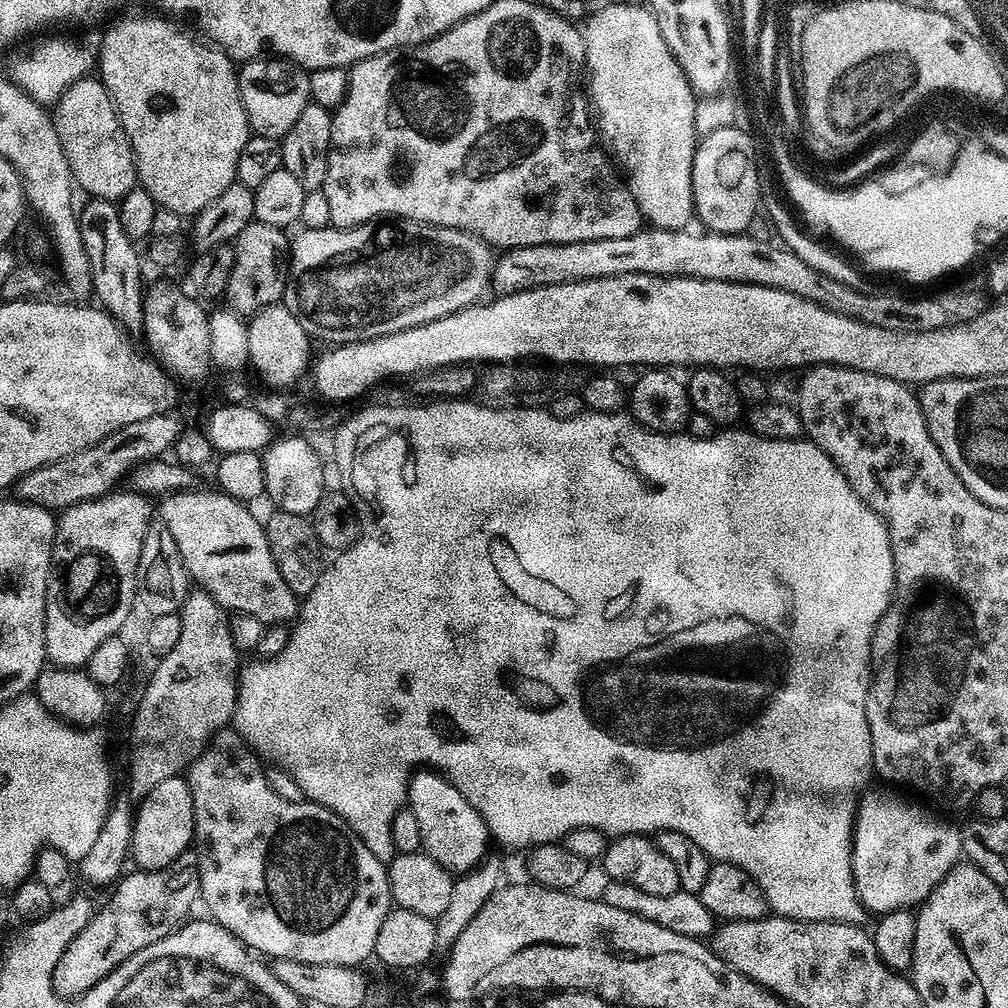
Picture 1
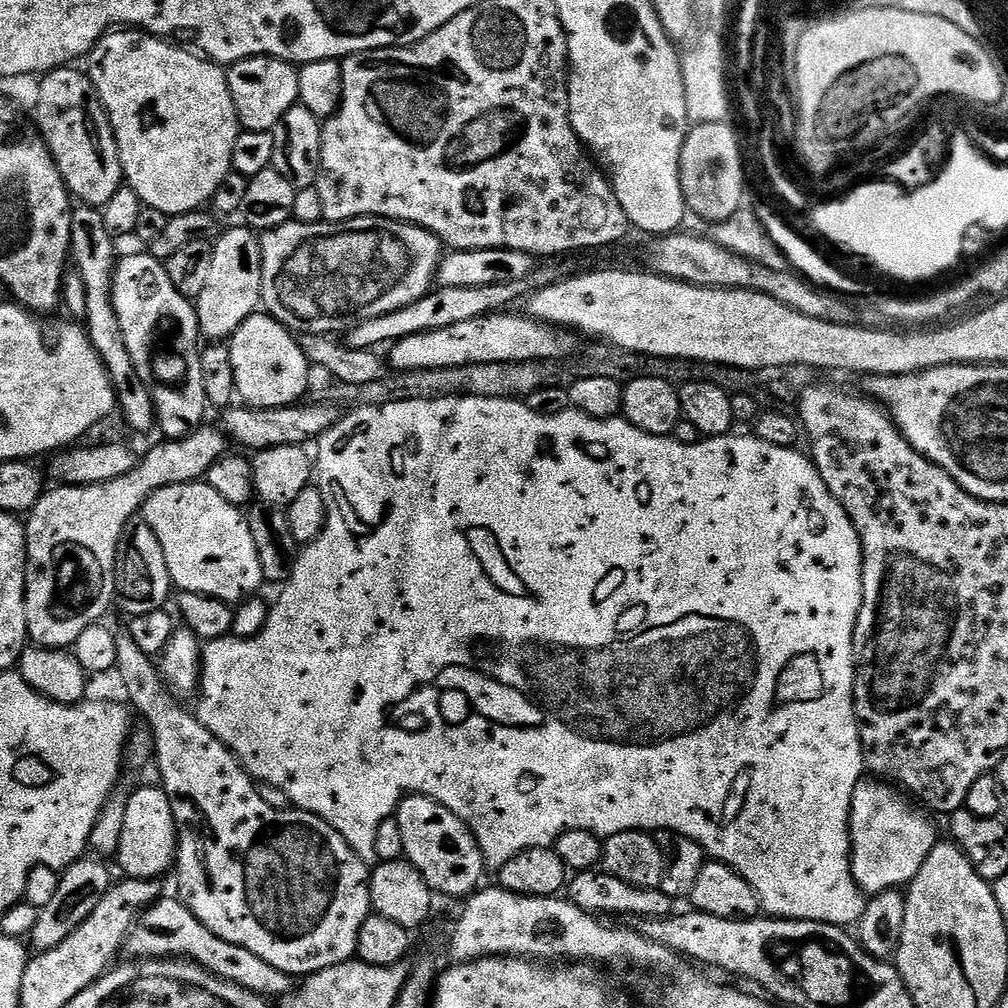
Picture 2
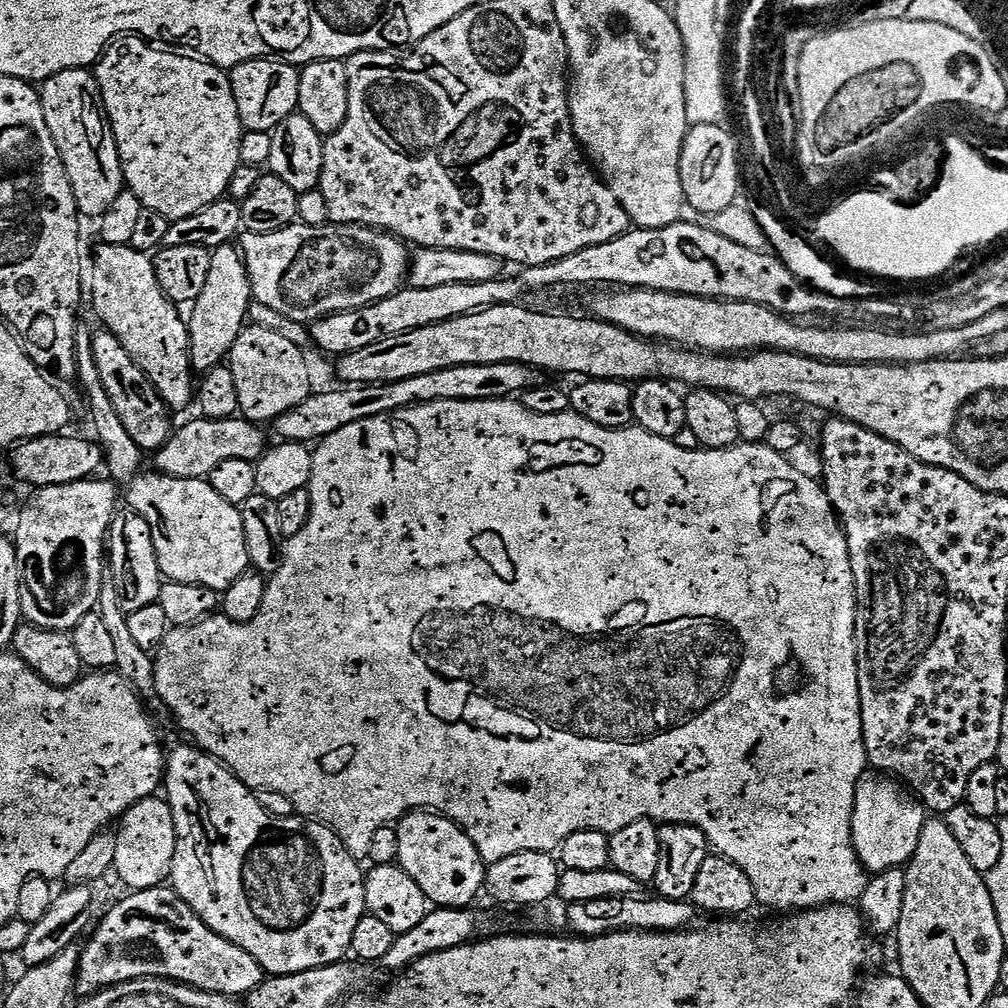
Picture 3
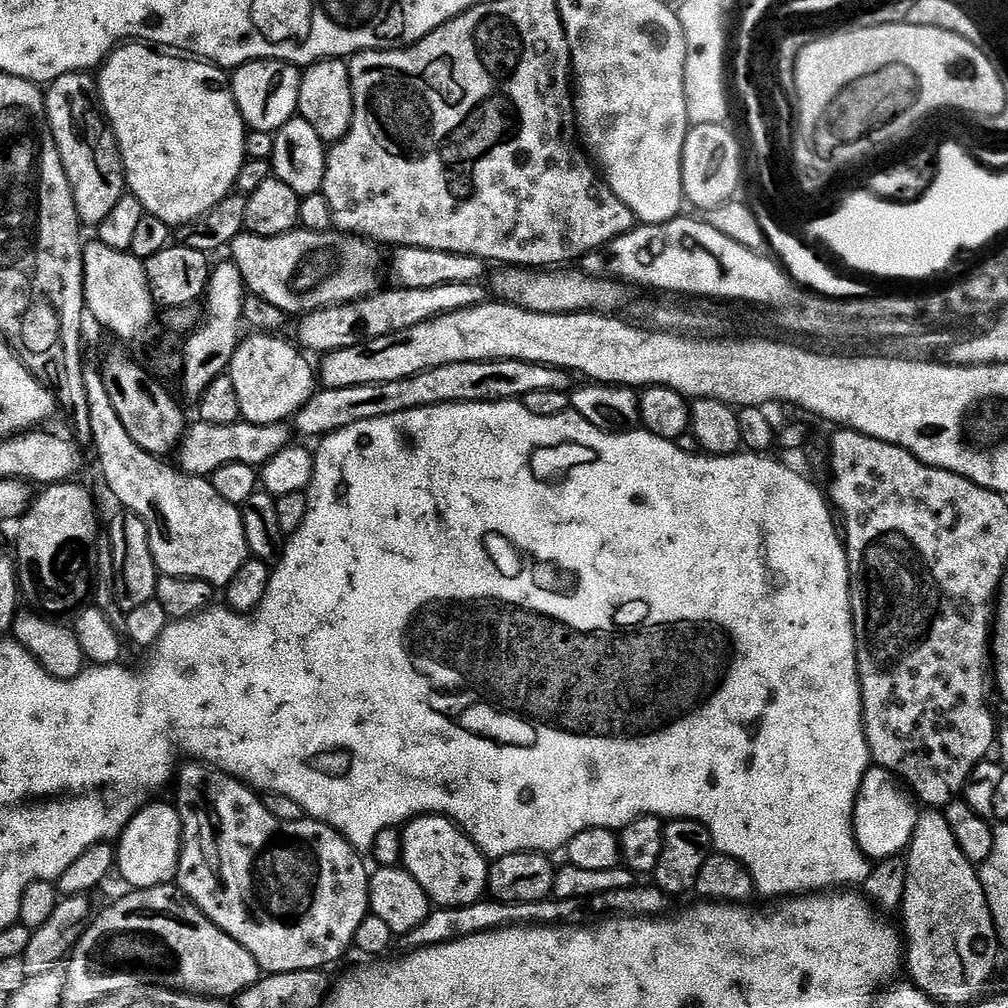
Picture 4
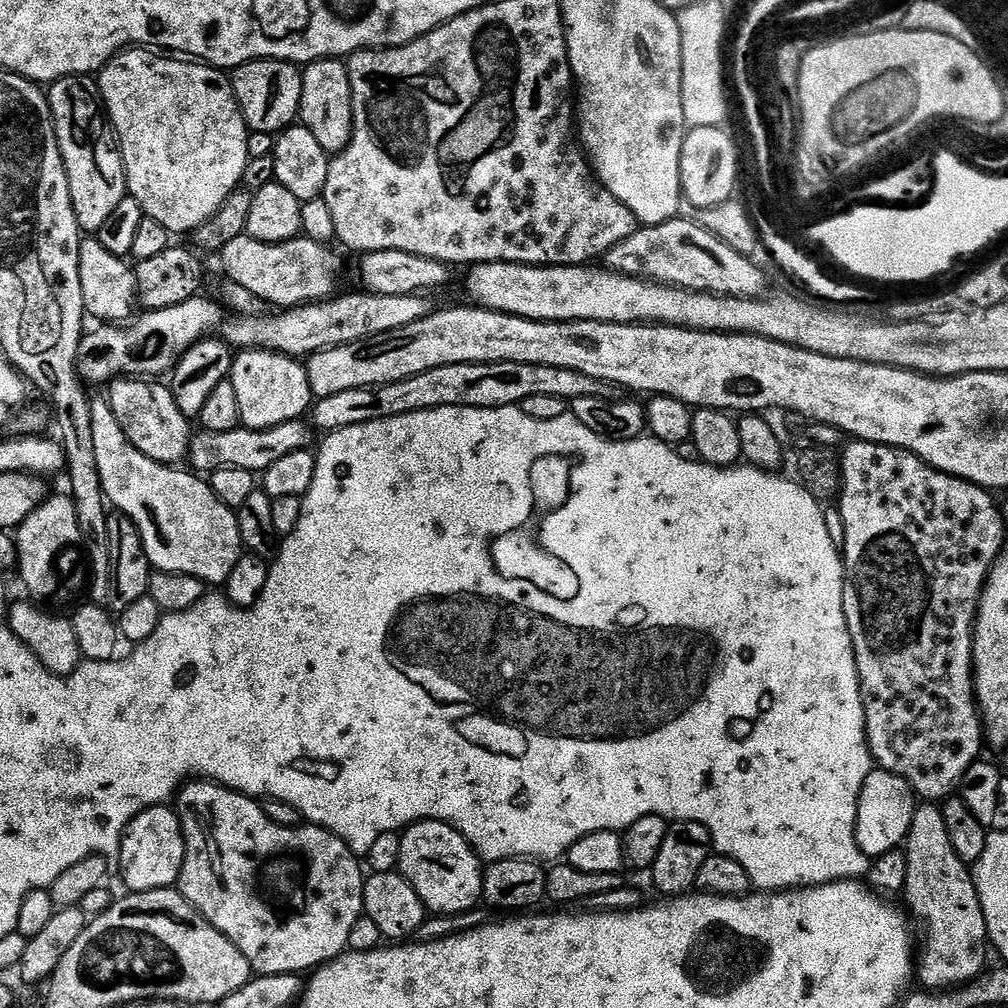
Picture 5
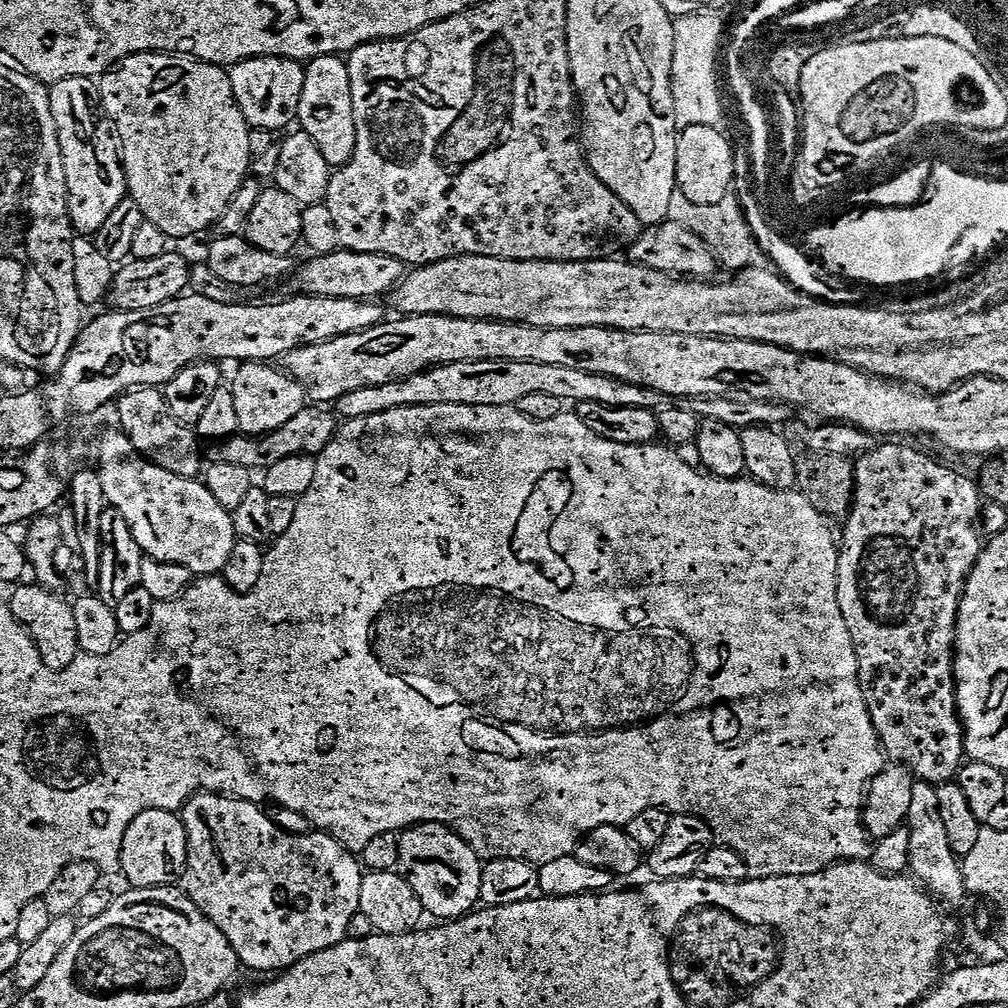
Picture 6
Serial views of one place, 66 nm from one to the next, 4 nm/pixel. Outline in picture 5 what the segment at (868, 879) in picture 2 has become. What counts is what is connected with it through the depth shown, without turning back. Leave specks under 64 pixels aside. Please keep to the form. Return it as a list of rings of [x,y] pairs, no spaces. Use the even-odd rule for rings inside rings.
[[[881,767],[872,771],[866,778],[858,798],[856,837],[861,850],[868,857],[875,858],[899,849],[907,841],[917,803],[918,797],[906,782],[906,778],[898,778],[898,774]]]

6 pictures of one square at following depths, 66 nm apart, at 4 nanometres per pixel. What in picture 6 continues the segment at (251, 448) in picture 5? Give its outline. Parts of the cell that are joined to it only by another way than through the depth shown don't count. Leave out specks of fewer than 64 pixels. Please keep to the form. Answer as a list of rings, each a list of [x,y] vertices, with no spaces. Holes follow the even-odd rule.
[[[305,406],[301,412],[294,414],[286,426],[269,432],[267,436],[255,438],[243,434],[231,436],[228,440],[222,440],[211,445],[207,449],[206,460],[208,464],[218,462],[230,462],[234,466],[246,466],[253,470],[263,470],[274,466],[274,462],[282,462],[282,458],[294,458],[295,456],[319,456],[322,450],[336,436],[338,431],[338,417],[335,411],[324,406]]]

